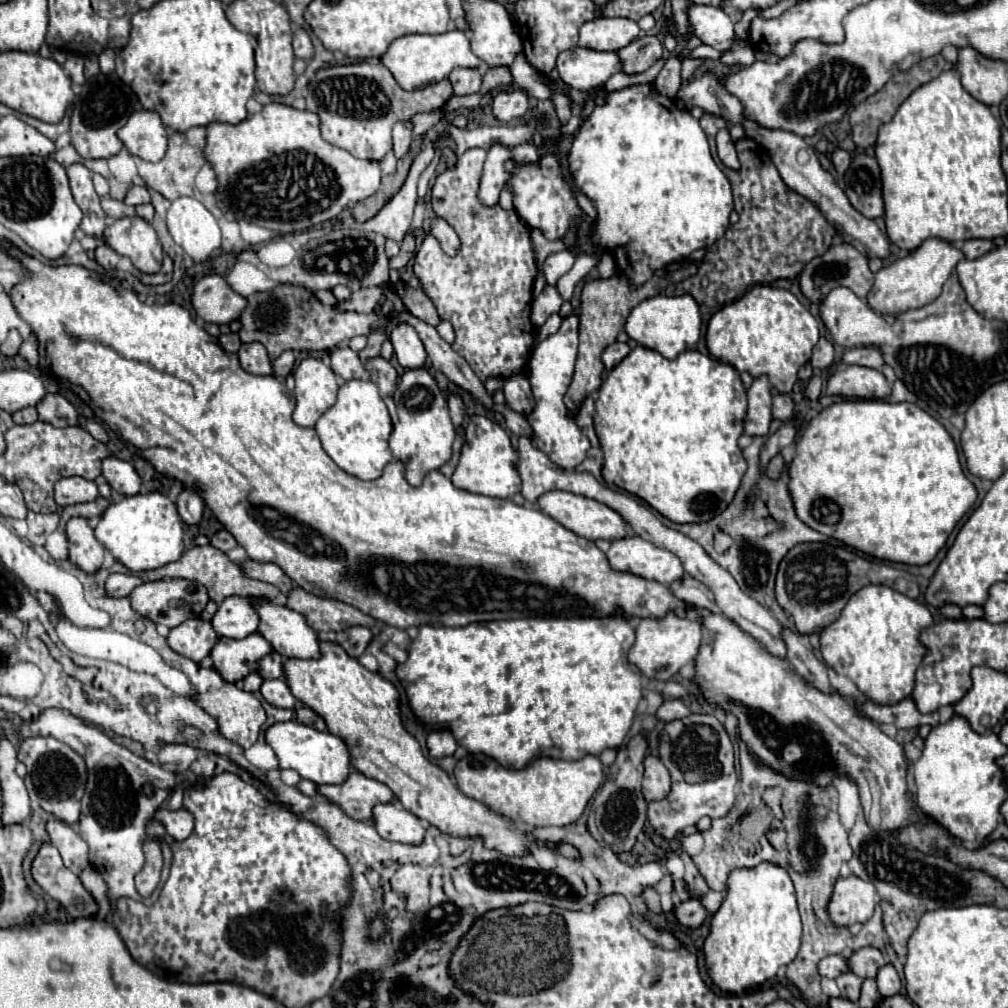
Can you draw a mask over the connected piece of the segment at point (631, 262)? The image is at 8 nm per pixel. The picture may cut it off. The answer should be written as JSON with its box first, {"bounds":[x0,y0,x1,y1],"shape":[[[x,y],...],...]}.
{"bounds":[568,85,734,287],"shape":[[[632,85],[632,87],[624,87],[624,89],[618,89],[618,91],[606,93],[604,95],[604,105],[594,107],[592,115],[578,129],[578,133],[572,141],[570,153],[568,153],[568,167],[570,167],[570,175],[574,179],[574,185],[594,203],[596,211],[598,211],[596,225],[592,229],[592,241],[598,247],[602,247],[602,249],[606,249],[608,253],[614,255],[618,271],[624,273],[630,279],[630,283],[634,283],[634,287],[640,287],[642,283],[646,283],[656,269],[662,269],[668,263],[674,263],[674,261],[690,255],[696,249],[704,249],[704,247],[716,243],[724,235],[724,231],[728,227],[728,215],[734,209],[730,183],[728,183],[726,175],[720,171],[720,167],[714,163],[714,159],[710,155],[708,139],[706,139],[700,123],[688,111],[680,111],[676,107],[668,109],[662,103],[658,103],[654,97],[660,97],[660,93],[656,91],[654,85]]]}

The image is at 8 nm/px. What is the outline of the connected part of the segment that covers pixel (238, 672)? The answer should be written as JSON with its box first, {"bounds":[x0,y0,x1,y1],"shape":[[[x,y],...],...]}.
{"bounds":[210,633,272,683],"shape":[[[252,633],[244,639],[220,637],[210,653],[214,669],[228,683],[240,683],[248,673],[258,669],[258,661],[268,655],[272,647],[262,639],[260,633]]]}

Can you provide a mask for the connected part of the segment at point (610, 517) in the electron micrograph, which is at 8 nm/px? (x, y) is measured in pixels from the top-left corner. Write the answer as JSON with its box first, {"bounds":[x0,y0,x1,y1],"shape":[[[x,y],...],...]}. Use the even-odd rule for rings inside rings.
{"bounds":[538,491,628,541],"shape":[[[548,491],[544,495],[538,497],[538,507],[550,515],[554,521],[558,521],[560,525],[564,525],[566,529],[574,531],[576,535],[580,537],[586,537],[586,539],[608,539],[608,541],[614,541],[614,539],[620,539],[620,537],[626,537],[628,533],[628,525],[626,521],[622,519],[622,515],[618,515],[616,511],[612,511],[610,507],[594,501],[594,499],[588,499],[588,497],[582,497],[582,495],[574,495],[574,493],[568,493],[568,491]]]}

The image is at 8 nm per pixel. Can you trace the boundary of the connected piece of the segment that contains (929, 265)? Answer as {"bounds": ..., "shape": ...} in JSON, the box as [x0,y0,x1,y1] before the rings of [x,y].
{"bounds":[866,239,964,317],"shape":[[[928,239],[918,249],[896,259],[894,263],[882,267],[874,275],[874,287],[868,293],[866,301],[874,311],[890,313],[894,317],[904,313],[906,309],[924,307],[924,305],[932,303],[942,293],[942,285],[946,283],[952,269],[956,267],[956,263],[962,257],[964,257],[962,251],[958,247],[954,247],[952,243],[942,241],[942,239]]]}

